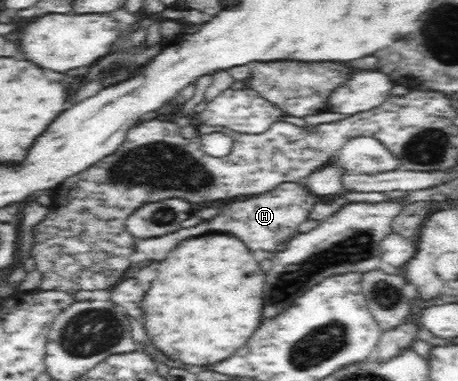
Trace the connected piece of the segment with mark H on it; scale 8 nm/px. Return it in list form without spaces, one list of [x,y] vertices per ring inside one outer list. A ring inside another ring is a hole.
[[[282,183],[276,189],[268,191],[268,193],[260,193],[260,195],[250,195],[242,201],[232,201],[232,203],[224,203],[218,207],[218,215],[202,221],[190,229],[178,229],[176,233],[166,233],[162,237],[150,237],[144,239],[136,245],[138,251],[146,253],[146,259],[152,261],[160,261],[164,259],[180,241],[190,239],[190,237],[200,237],[200,235],[208,235],[208,233],[226,233],[232,237],[238,237],[244,247],[248,251],[277,251],[283,246],[288,239],[297,234],[297,227],[303,221],[308,219],[310,211],[314,209],[314,205],[320,203],[320,196],[306,191],[302,184],[298,183]]]

